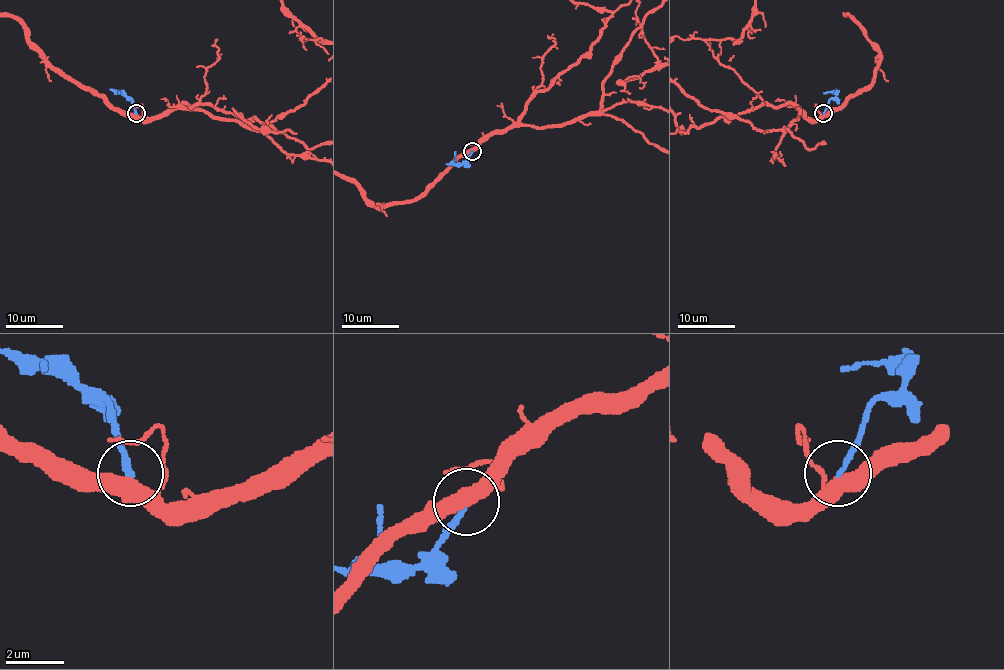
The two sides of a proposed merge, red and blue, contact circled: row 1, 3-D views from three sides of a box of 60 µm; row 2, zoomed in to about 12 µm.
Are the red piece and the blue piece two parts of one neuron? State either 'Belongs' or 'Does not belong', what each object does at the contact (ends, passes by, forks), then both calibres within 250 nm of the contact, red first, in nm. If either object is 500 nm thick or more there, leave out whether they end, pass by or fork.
Does not belong. At the ring red passes by. At the ring blue ends. Thickness 480 nm (red) against 200 nm

